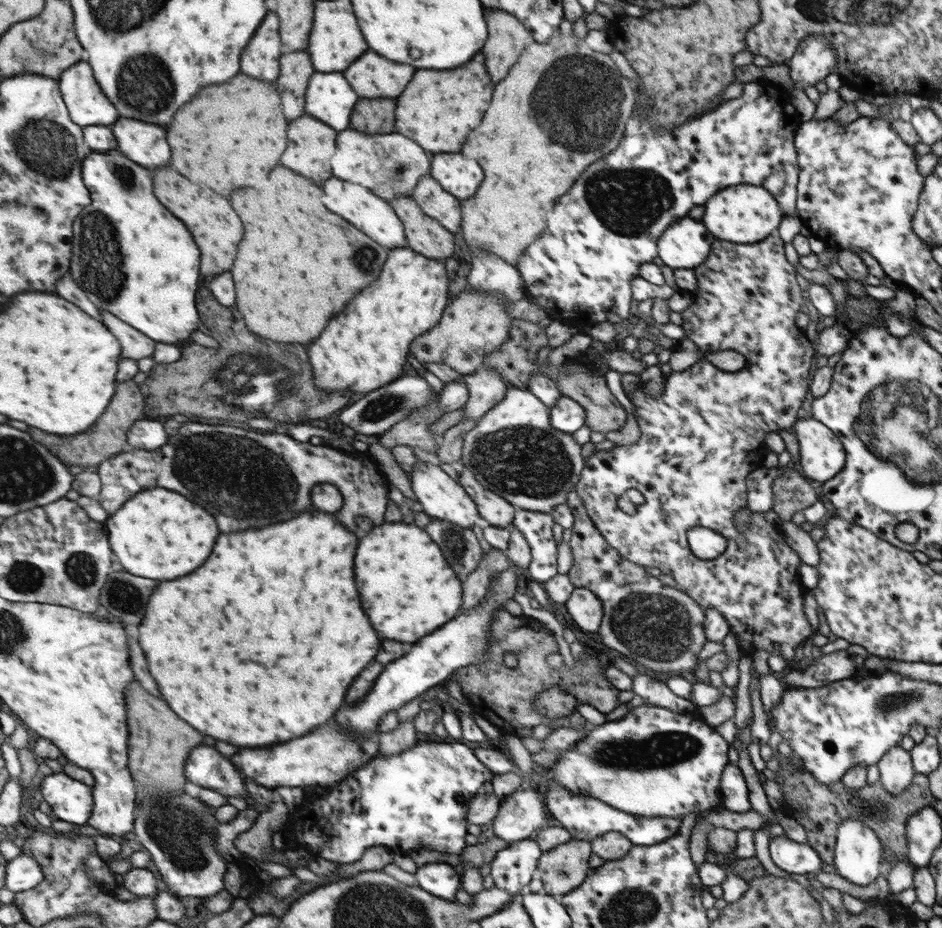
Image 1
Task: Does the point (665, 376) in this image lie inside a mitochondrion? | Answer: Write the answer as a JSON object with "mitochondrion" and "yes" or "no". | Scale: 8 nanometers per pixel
{"mitochondrion":"no"}

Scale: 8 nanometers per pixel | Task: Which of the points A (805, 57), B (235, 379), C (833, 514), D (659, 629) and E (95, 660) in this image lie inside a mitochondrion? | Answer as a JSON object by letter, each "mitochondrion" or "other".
{"A":"other","B":"mitochondrion","C":"other","D":"mitochondrion","E":"other"}

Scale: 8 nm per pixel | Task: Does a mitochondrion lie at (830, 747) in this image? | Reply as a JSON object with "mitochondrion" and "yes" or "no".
{"mitochondrion":"no"}

